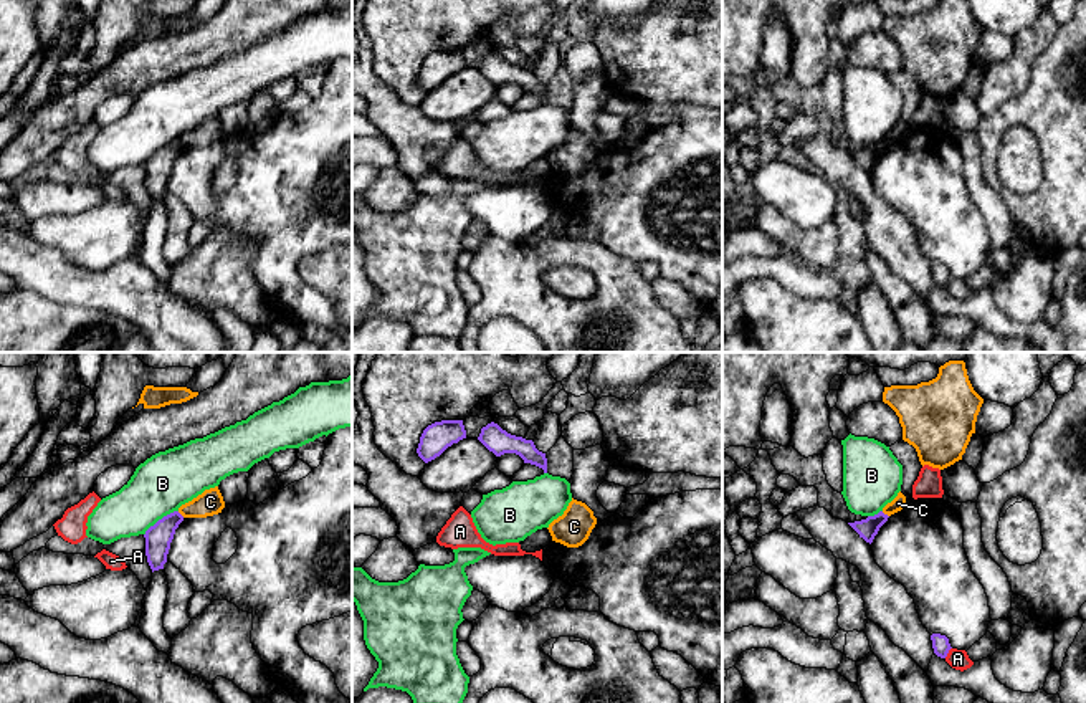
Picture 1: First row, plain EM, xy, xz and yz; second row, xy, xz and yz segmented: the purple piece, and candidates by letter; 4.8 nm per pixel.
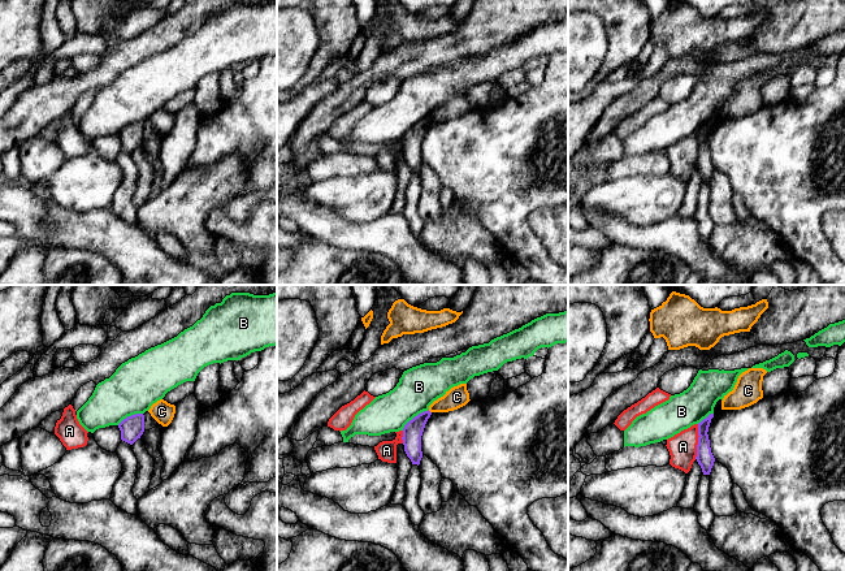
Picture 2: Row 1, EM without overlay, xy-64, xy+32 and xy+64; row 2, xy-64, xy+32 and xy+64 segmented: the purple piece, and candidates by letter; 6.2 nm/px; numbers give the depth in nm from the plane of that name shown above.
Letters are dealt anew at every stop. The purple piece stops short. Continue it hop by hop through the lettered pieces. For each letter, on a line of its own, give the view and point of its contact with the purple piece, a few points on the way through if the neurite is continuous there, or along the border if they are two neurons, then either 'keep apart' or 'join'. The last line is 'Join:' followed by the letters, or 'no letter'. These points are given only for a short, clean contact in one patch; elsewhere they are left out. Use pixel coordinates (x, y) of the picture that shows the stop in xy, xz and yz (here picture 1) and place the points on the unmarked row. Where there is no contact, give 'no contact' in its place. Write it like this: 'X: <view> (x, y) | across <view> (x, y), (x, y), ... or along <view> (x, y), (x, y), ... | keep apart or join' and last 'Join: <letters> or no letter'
A: yz (947, 282) | keep apart
B: xy (159, 149) | along xy (177, 139), (159, 148), (144, 164) | keep apart
C: yz (883, 143) | along yz (881, 141), (888, 146) | keep apart
Join: no letter

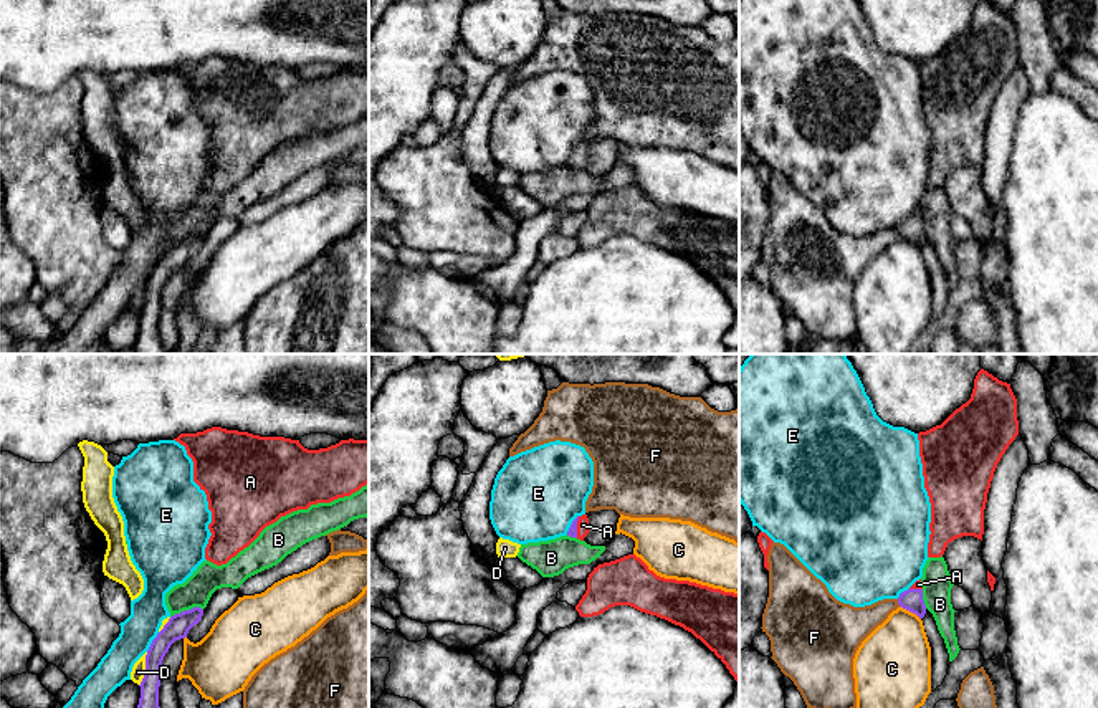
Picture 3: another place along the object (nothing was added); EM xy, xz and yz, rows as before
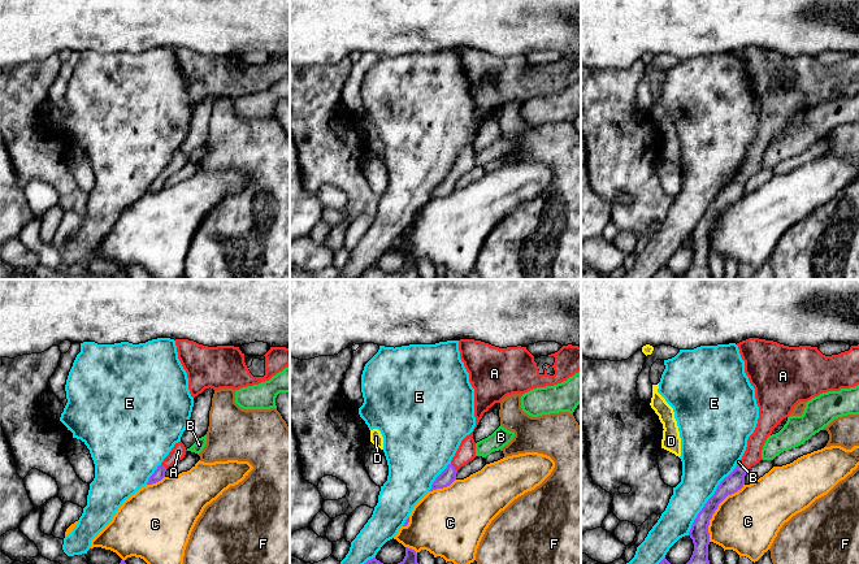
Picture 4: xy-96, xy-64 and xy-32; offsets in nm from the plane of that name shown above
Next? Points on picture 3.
A: xz (576, 156) | across xz (572, 161), (576, 156), (582, 154) | join
B: xy (186, 240) | along xy (202, 237), (181, 240), (171, 247) | keep apart
C: yz (910, 240) | keep apart
D: xy (146, 298) | keep apart
E: xy (152, 272) | keep apart
F: yz (898, 232) | keep apart
Join: A

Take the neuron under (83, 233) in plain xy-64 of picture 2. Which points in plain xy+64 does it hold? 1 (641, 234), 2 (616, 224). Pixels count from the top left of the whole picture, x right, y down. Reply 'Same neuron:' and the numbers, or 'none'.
Same neuron: 1, 2

